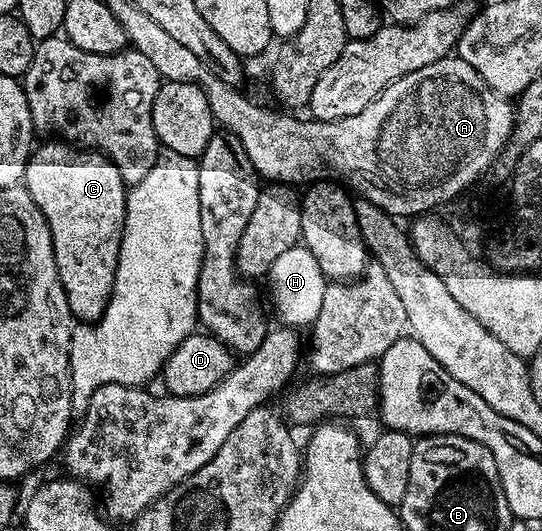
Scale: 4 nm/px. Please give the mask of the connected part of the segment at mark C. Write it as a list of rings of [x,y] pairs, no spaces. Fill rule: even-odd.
[[[63,142],[51,143],[55,144],[45,145],[40,152],[38,149],[33,158],[27,161],[22,183],[33,202],[37,202],[41,214],[45,214],[45,222],[49,222],[49,234],[53,238],[53,258],[57,262],[57,270],[72,317],[79,322],[98,322],[105,314],[113,294],[115,271],[127,217],[129,188],[124,184],[112,160],[87,150],[72,150]]]

